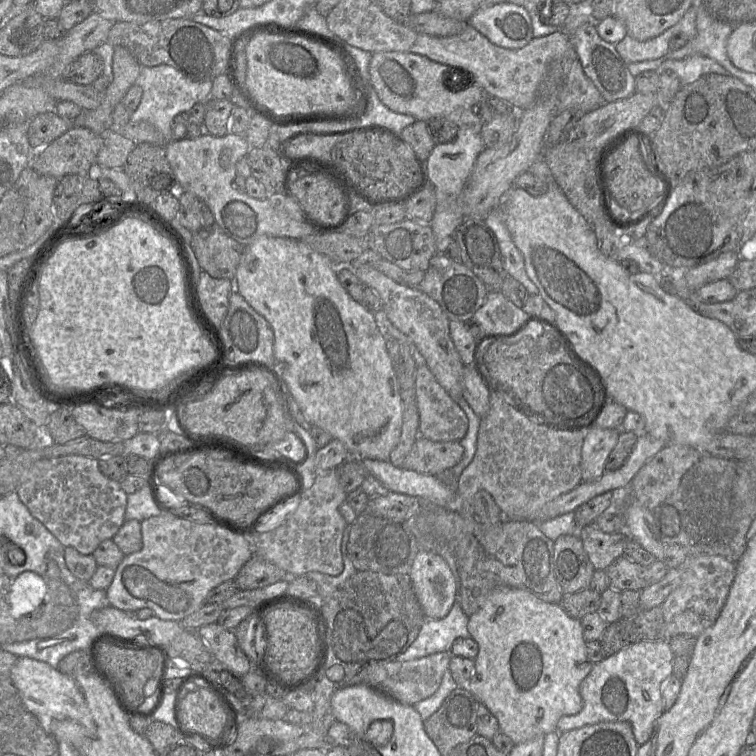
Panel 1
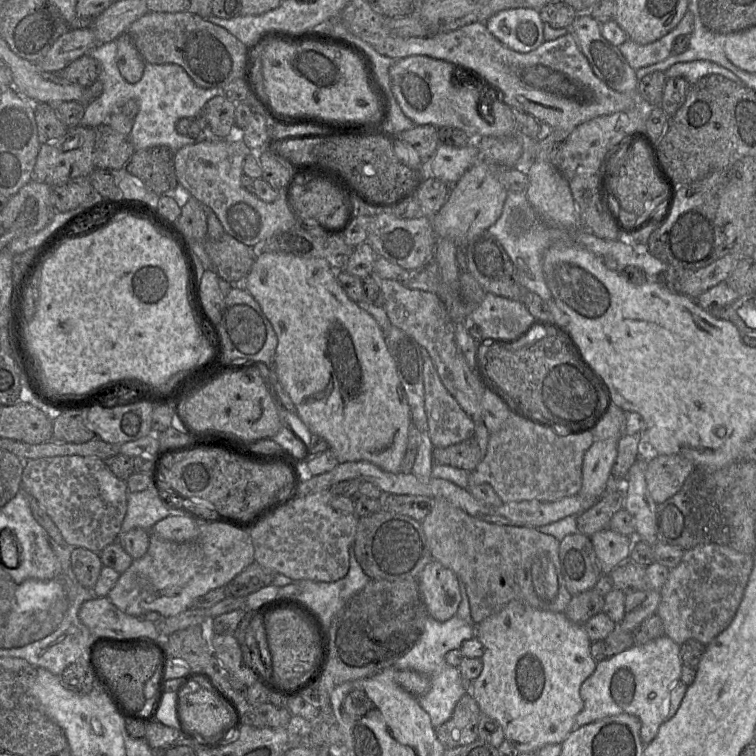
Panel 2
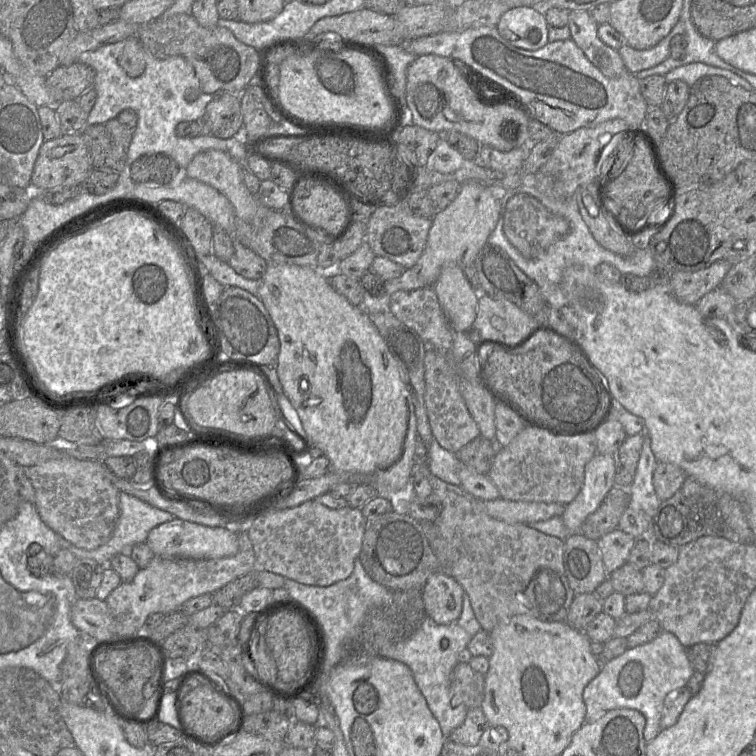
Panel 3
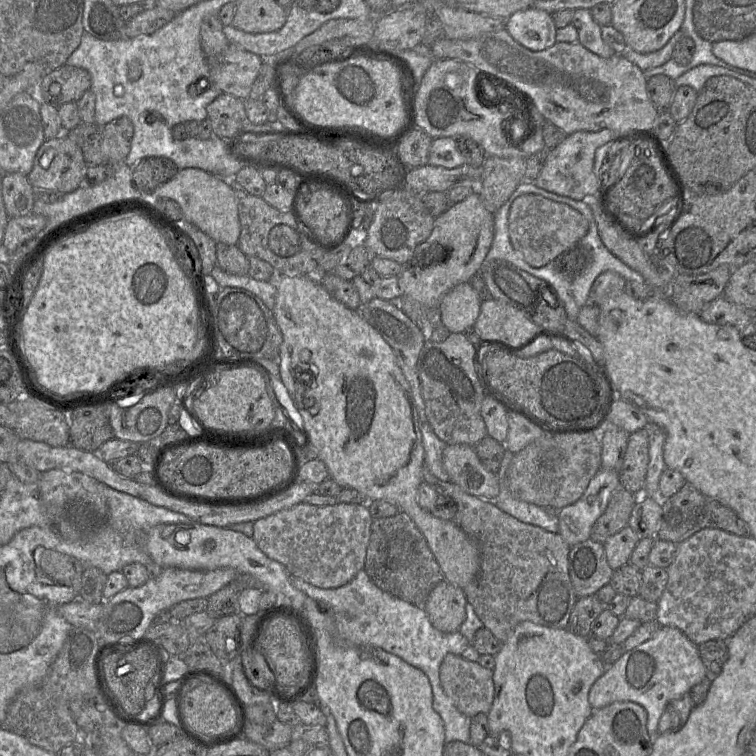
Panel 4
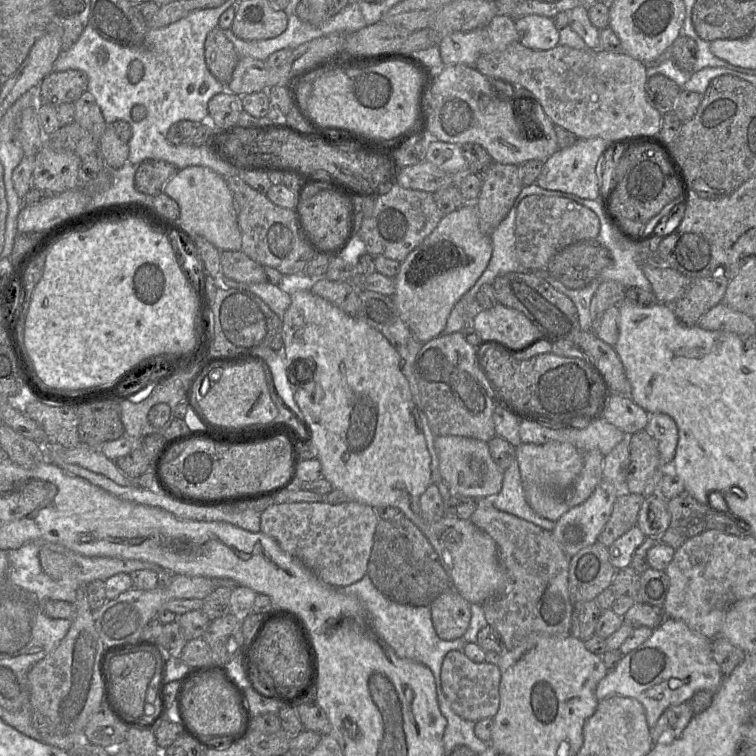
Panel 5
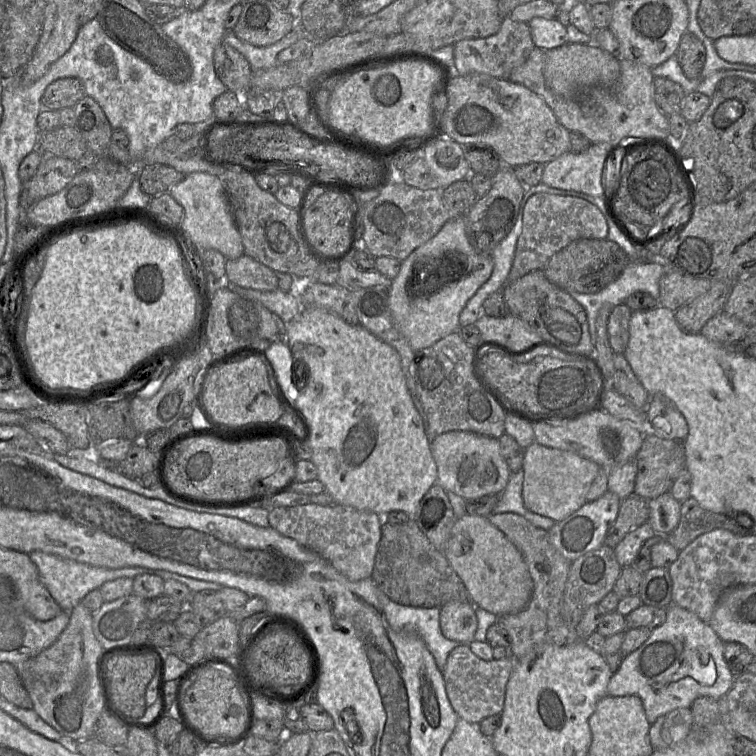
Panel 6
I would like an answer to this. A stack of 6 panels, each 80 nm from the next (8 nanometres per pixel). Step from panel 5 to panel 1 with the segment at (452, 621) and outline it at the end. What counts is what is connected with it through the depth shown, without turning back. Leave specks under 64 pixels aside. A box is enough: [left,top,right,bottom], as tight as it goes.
[409,550,456,618]

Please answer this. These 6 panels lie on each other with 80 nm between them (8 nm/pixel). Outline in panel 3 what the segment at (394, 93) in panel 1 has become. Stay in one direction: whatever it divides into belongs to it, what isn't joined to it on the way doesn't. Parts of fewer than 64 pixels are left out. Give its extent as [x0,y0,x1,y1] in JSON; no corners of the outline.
[406,54,516,151]

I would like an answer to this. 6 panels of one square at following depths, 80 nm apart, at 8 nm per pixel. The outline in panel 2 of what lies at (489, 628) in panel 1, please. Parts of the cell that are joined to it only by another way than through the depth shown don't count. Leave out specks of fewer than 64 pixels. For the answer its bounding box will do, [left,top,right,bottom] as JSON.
[468,601,597,753]

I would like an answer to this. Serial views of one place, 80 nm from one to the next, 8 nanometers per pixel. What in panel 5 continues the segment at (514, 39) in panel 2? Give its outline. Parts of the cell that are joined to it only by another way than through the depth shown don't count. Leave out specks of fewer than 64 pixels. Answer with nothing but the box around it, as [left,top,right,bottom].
[515,15,559,50]

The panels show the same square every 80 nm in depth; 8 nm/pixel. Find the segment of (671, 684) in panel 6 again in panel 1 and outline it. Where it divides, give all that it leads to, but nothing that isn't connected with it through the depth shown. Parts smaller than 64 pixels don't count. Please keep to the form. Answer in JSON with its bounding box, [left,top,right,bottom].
[557,640,674,745]

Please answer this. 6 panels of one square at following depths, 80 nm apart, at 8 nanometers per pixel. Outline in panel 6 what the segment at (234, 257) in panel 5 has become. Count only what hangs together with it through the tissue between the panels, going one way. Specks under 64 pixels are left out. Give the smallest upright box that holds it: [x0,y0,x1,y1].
[224,255,278,291]

